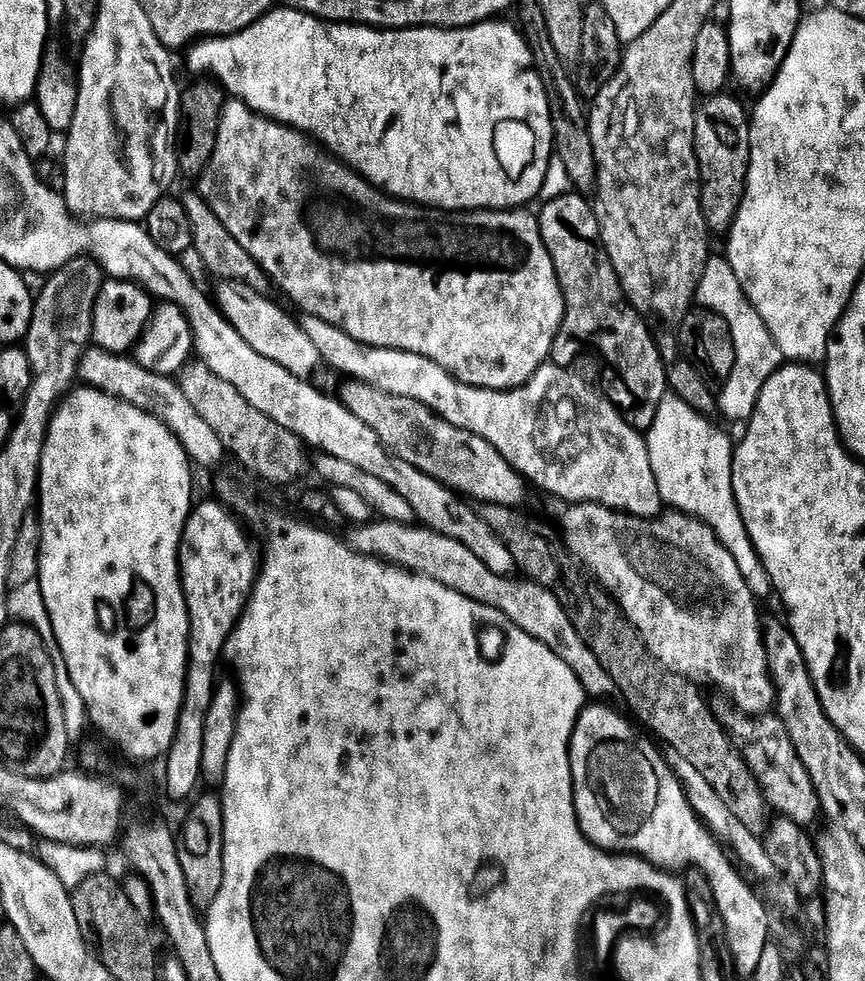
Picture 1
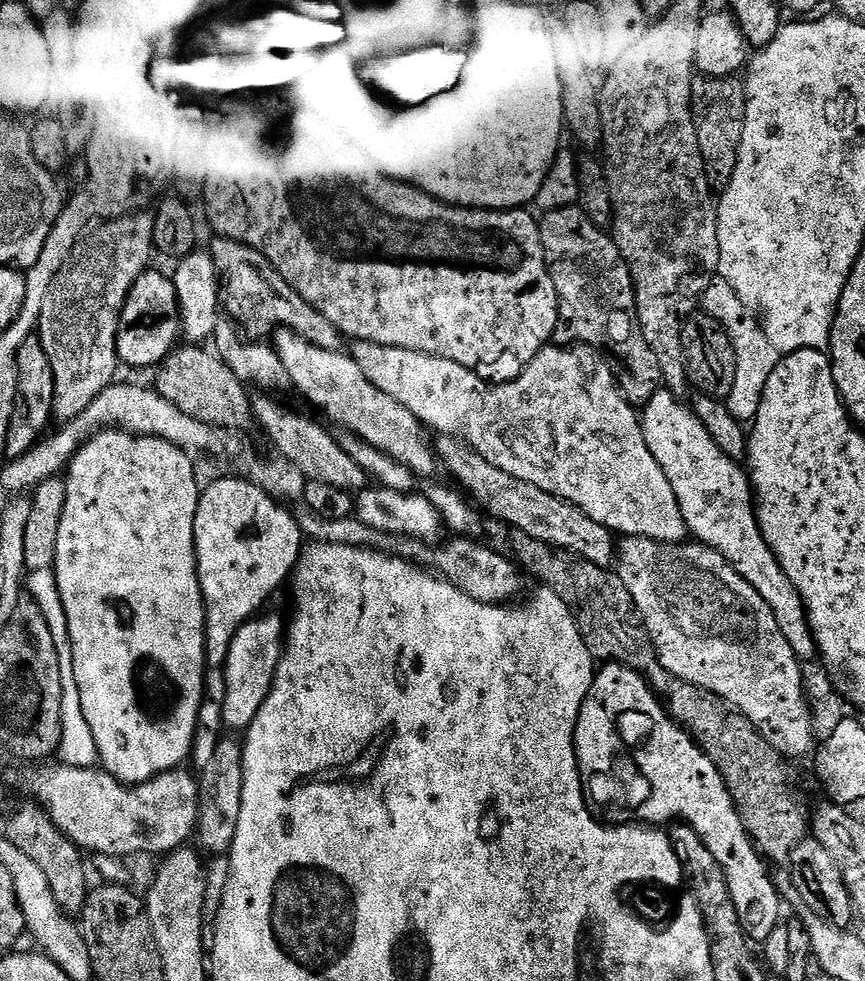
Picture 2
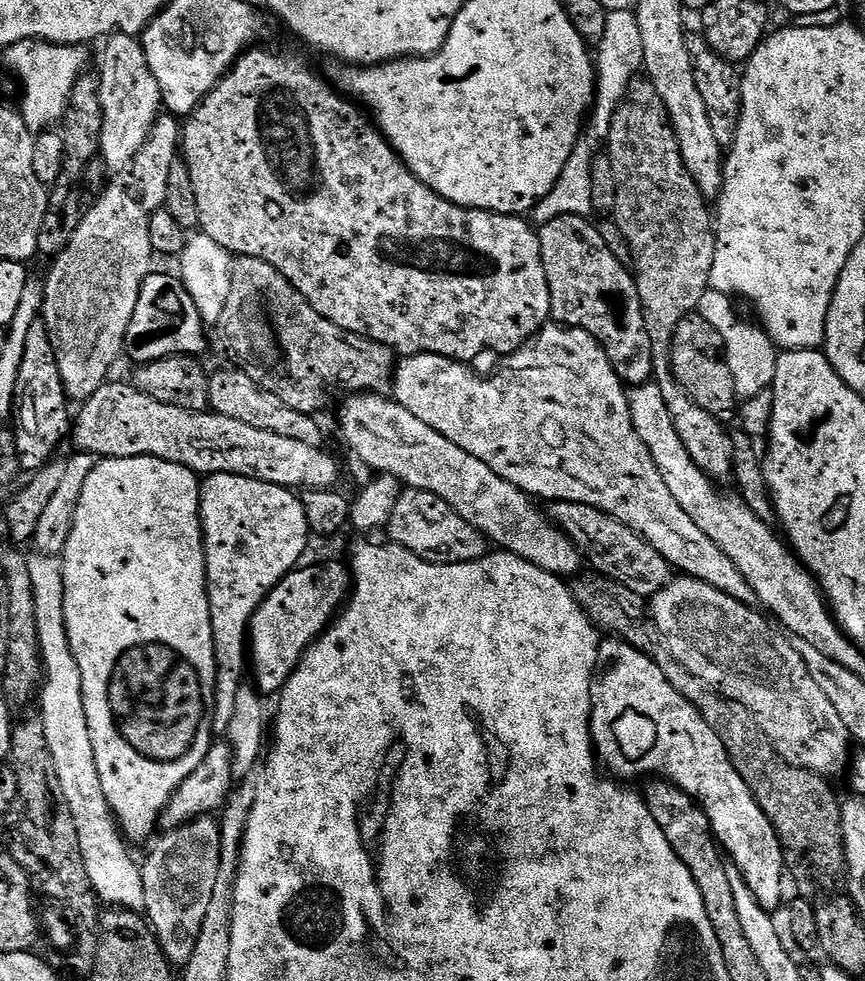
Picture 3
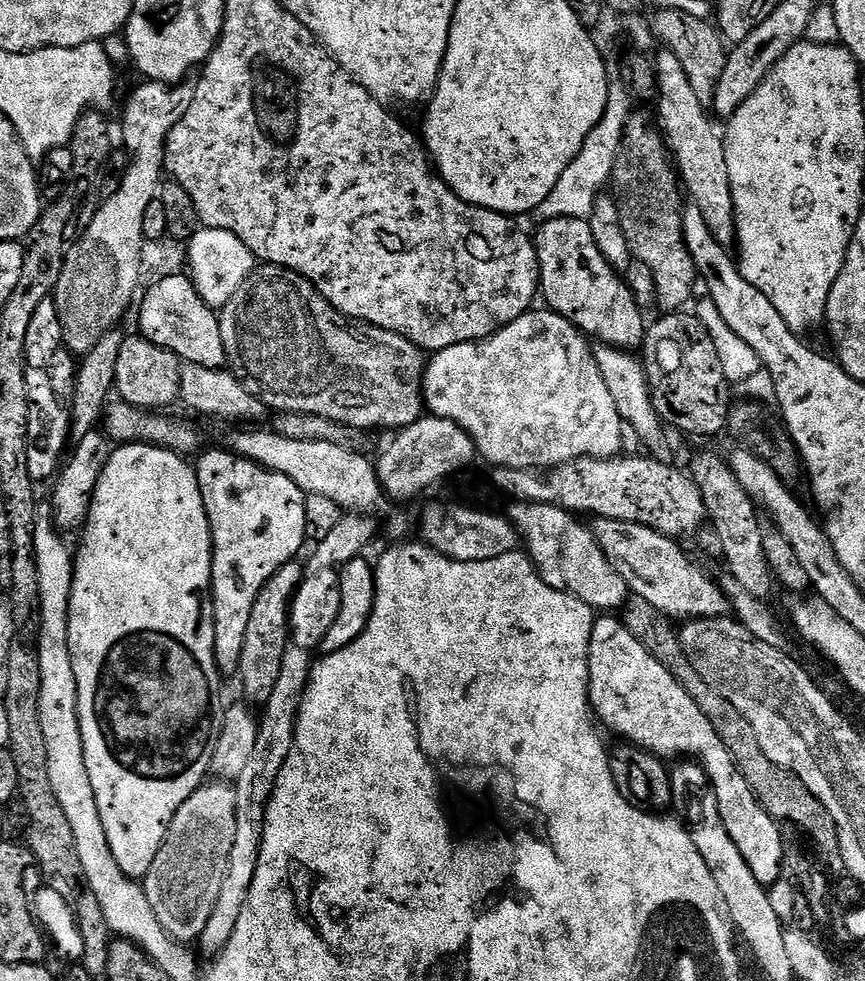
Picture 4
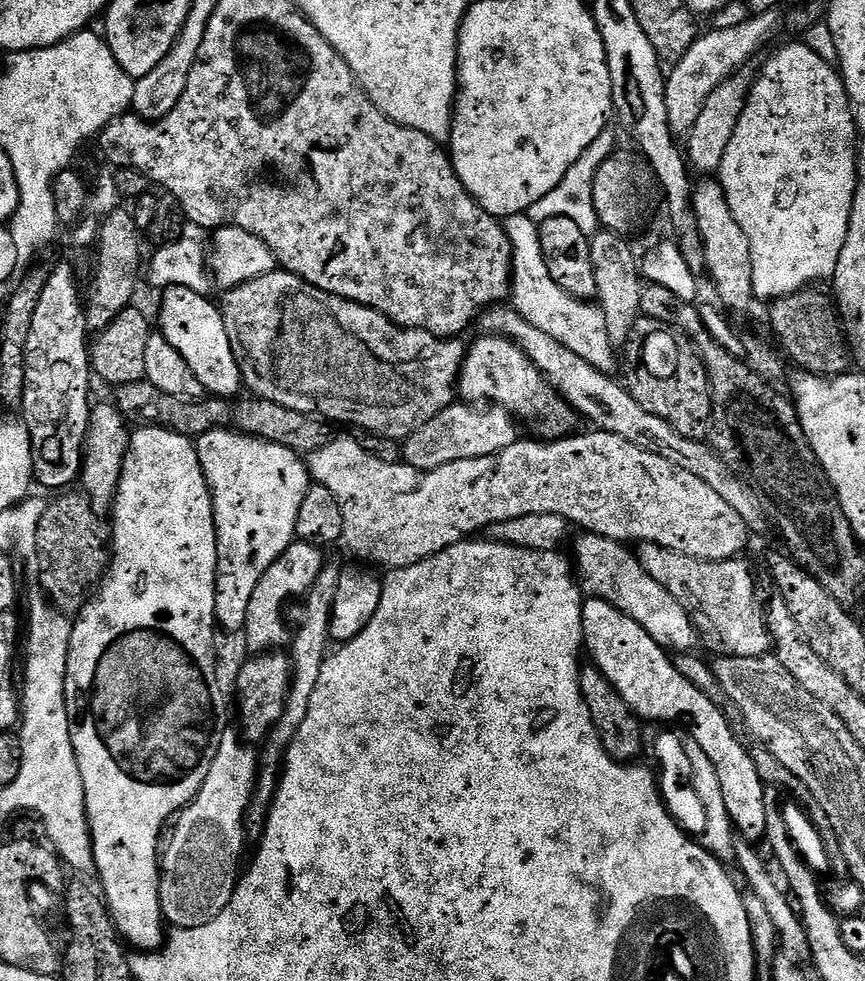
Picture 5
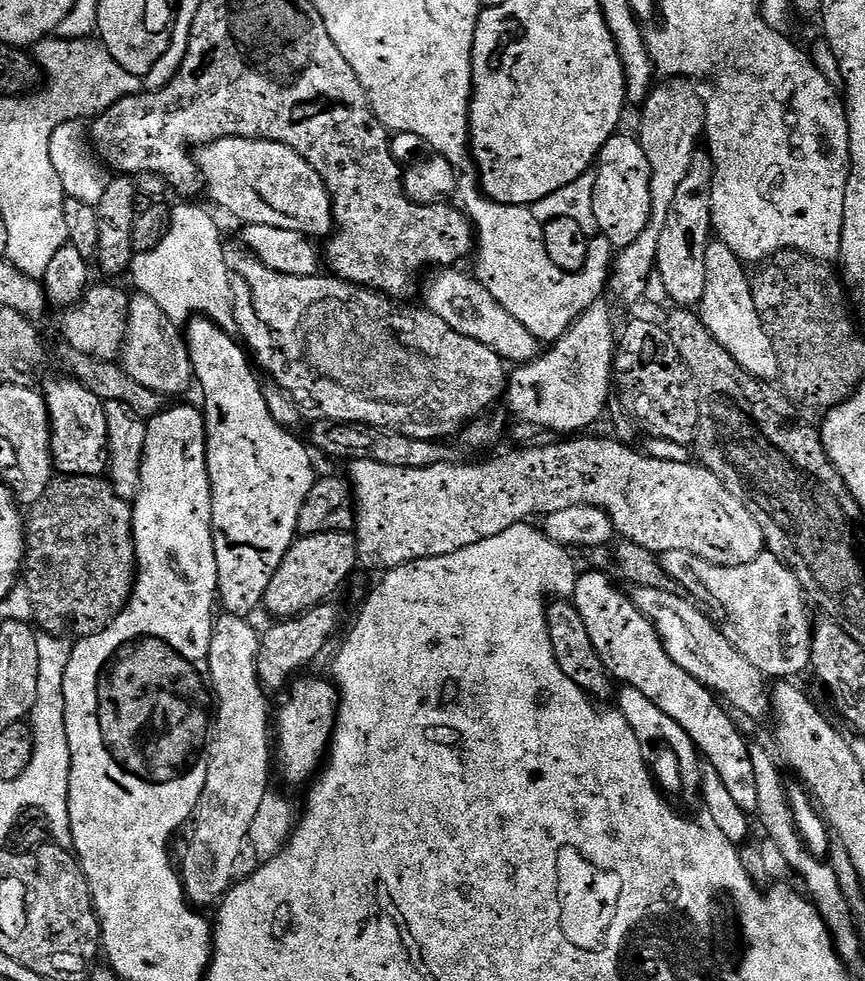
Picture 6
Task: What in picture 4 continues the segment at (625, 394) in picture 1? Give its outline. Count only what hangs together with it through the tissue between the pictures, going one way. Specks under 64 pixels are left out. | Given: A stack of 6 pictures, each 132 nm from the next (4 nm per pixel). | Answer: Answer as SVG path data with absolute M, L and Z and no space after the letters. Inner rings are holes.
M587 219L546 220L534 232L540 263L540 292L547 307L575 324L585 336L601 345L621 350L636 350L646 335L645 313L634 302L634 294L621 273L612 268L594 242Z

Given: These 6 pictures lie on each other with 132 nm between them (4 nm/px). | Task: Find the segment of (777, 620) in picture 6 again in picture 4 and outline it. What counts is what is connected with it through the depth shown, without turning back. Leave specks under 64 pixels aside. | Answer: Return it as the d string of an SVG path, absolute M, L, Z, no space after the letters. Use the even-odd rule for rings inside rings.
M593 519L590 524L596 541L602 546L610 566L622 574L629 593L641 596L654 606L654 610L662 610L674 622L701 620L702 618L718 618L730 612L728 596L723 587L716 584L679 548L677 541L671 536L655 532L644 524L622 522L621 520Z

